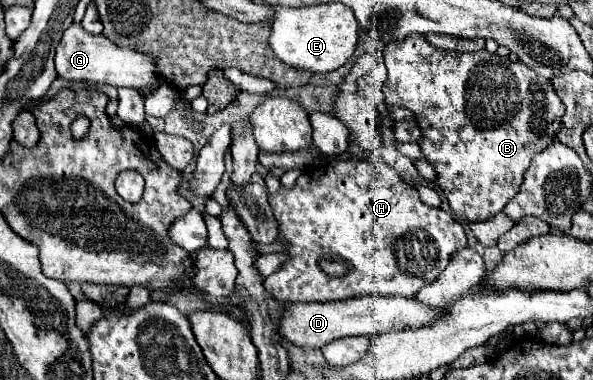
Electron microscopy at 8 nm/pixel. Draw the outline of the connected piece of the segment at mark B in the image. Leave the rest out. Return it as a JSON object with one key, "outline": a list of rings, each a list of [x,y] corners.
{"outline":[[[412,34],[408,38],[404,38],[402,42],[392,42],[386,46],[384,50],[384,60],[386,60],[386,68],[388,68],[388,80],[384,86],[384,100],[388,106],[398,106],[398,108],[408,108],[414,114],[414,122],[422,132],[422,138],[418,140],[420,152],[422,156],[432,164],[434,172],[436,172],[436,188],[440,188],[444,192],[444,196],[450,202],[450,208],[454,212],[456,218],[468,220],[468,222],[476,222],[476,220],[486,220],[486,218],[494,218],[496,214],[500,214],[504,210],[504,206],[512,200],[512,196],[516,194],[516,190],[520,190],[522,182],[524,182],[524,172],[528,170],[532,158],[540,152],[546,150],[558,130],[562,128],[562,116],[564,116],[564,104],[558,98],[558,94],[554,92],[554,86],[550,84],[550,80],[540,78],[538,74],[534,74],[524,62],[512,62],[510,58],[504,58],[500,54],[490,54],[488,50],[478,50],[478,52],[446,52],[440,48],[434,48],[424,34]]]}

